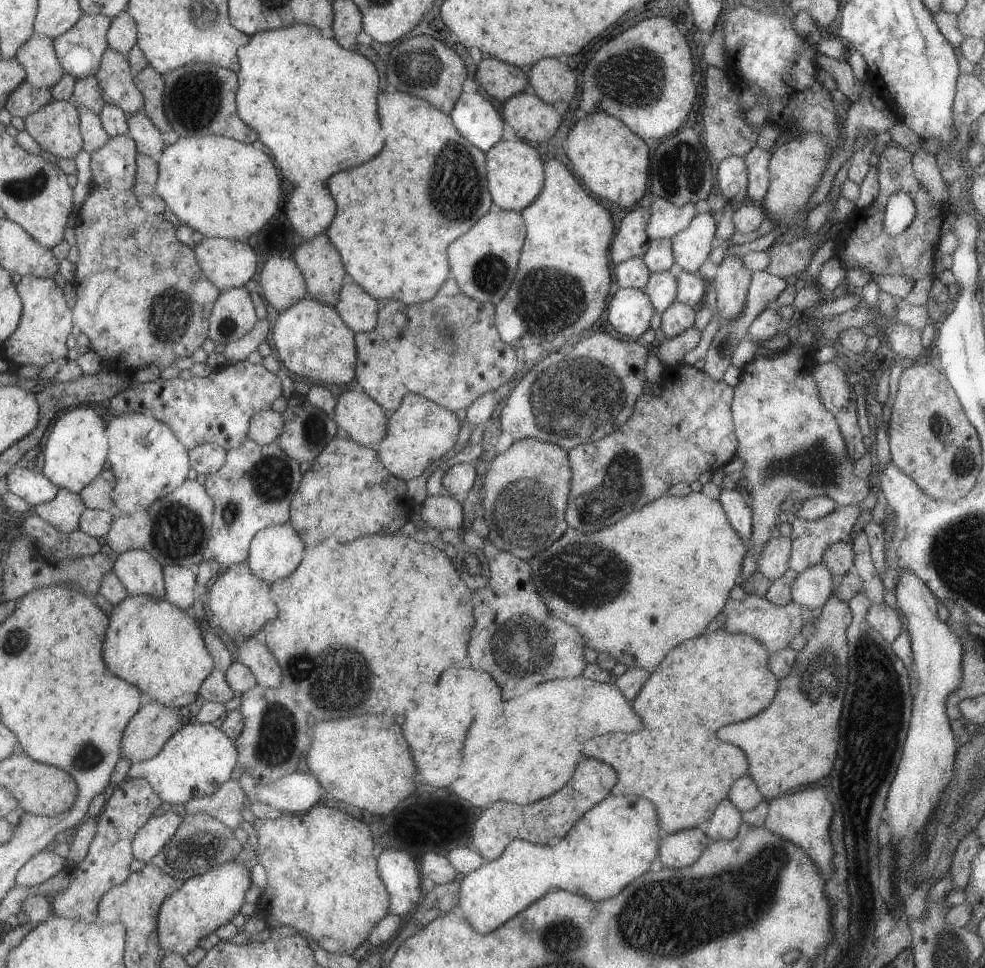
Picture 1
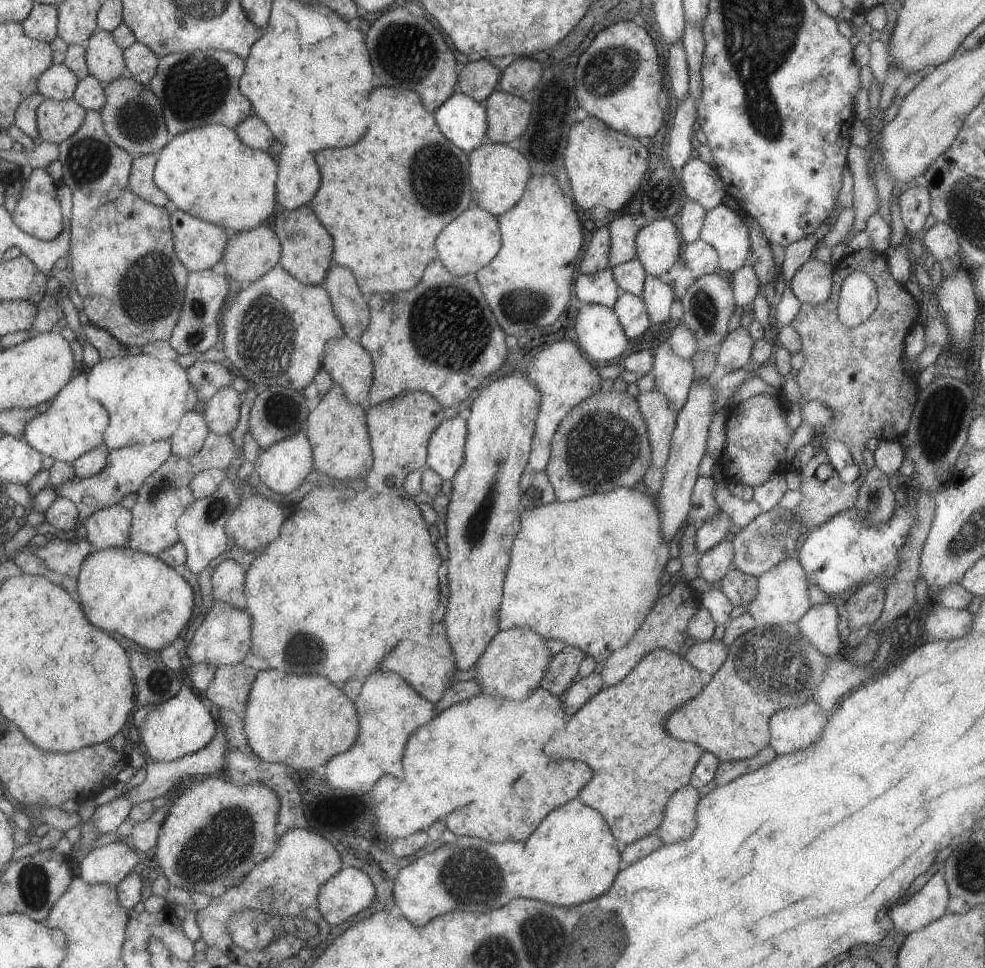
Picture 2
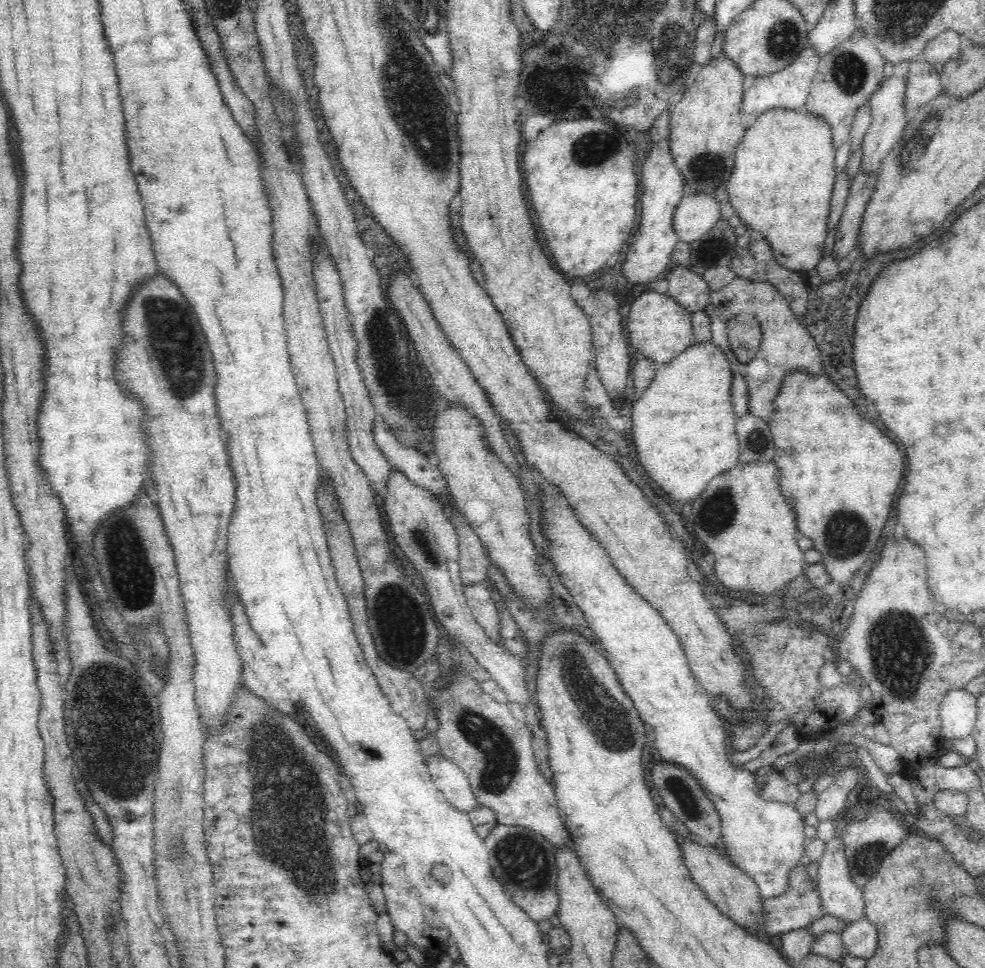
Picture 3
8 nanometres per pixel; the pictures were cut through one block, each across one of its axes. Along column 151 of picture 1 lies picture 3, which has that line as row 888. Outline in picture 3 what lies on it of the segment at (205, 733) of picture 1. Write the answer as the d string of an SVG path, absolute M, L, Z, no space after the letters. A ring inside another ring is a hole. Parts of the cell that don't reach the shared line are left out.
M555 488L544 492L543 524L545 534L550 540L549 549L554 559L560 579L570 590L574 601L586 615L588 625L607 651L606 658L614 668L625 693L633 700L633 705L641 719L655 733L655 745L667 763L686 769L703 788L706 797L715 806L720 817L721 848L727 860L743 870L758 887L761 900L778 898L790 888L790 872L800 864L804 856L804 820L793 806L778 802L765 801L758 794L758 777L743 766L736 765L728 746L728 731L720 712L712 707L713 697L700 685L689 666L682 643L662 615L646 599L642 599L621 576L611 562L600 542L578 521L567 500Z

